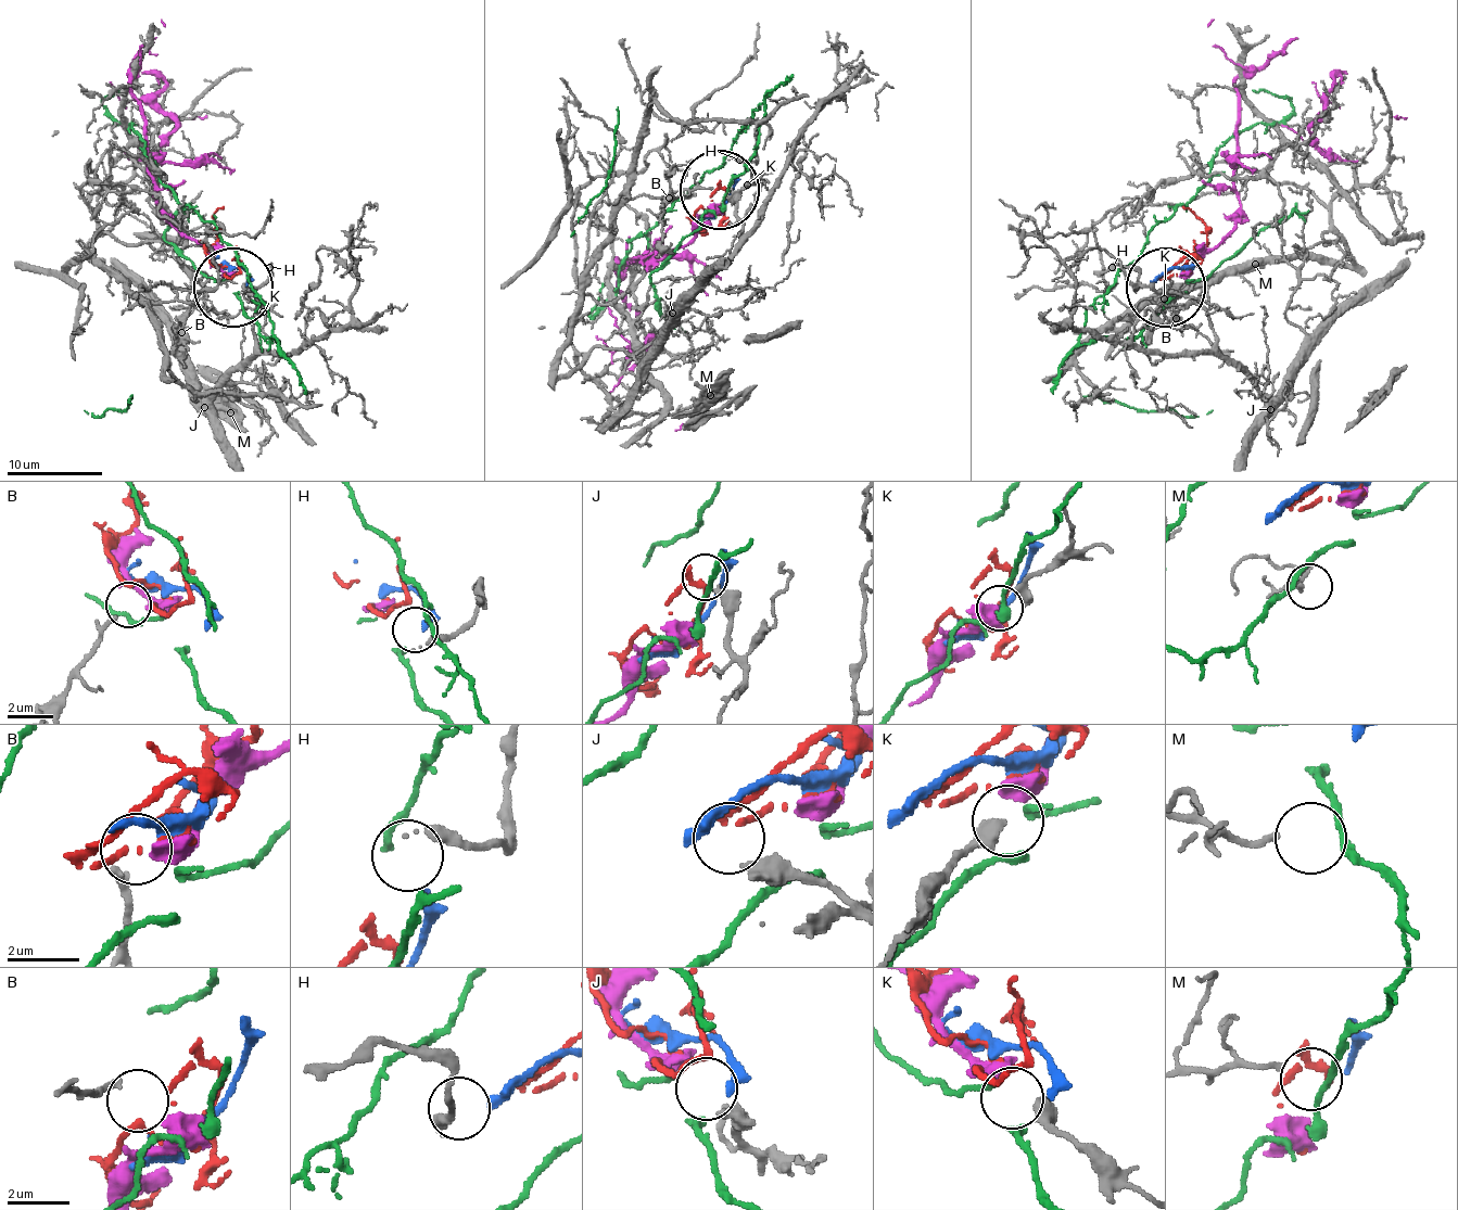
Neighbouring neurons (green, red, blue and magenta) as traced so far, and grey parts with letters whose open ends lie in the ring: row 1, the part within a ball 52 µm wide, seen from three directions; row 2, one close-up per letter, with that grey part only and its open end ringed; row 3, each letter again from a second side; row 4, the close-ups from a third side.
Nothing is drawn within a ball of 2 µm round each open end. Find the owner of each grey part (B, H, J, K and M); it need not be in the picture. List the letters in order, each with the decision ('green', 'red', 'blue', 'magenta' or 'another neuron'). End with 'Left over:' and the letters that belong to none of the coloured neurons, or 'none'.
B: another neuron
H: blue
J: red
K: magenta
M: another neuron
Left over: B, M

